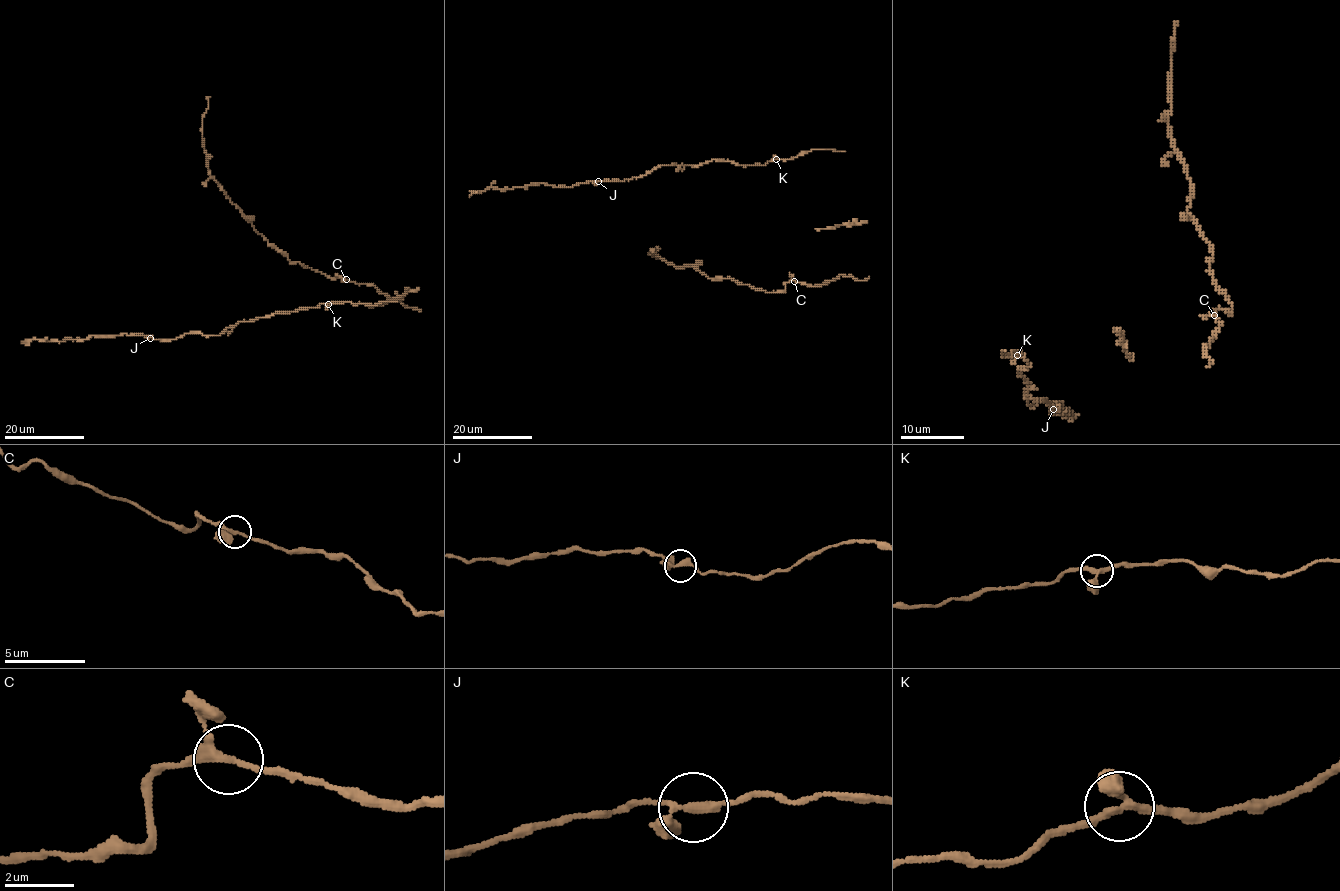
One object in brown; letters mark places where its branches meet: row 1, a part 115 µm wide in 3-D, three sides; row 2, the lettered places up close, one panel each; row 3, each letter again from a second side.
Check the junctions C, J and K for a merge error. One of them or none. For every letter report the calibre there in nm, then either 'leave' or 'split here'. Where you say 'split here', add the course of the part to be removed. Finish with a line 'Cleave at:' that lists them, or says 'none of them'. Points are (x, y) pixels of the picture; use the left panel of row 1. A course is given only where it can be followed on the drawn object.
C: 240 nm thick; leave
J: 240 nm thick; leave
K: 220 nm thick; leave
Cleave at: none of them

